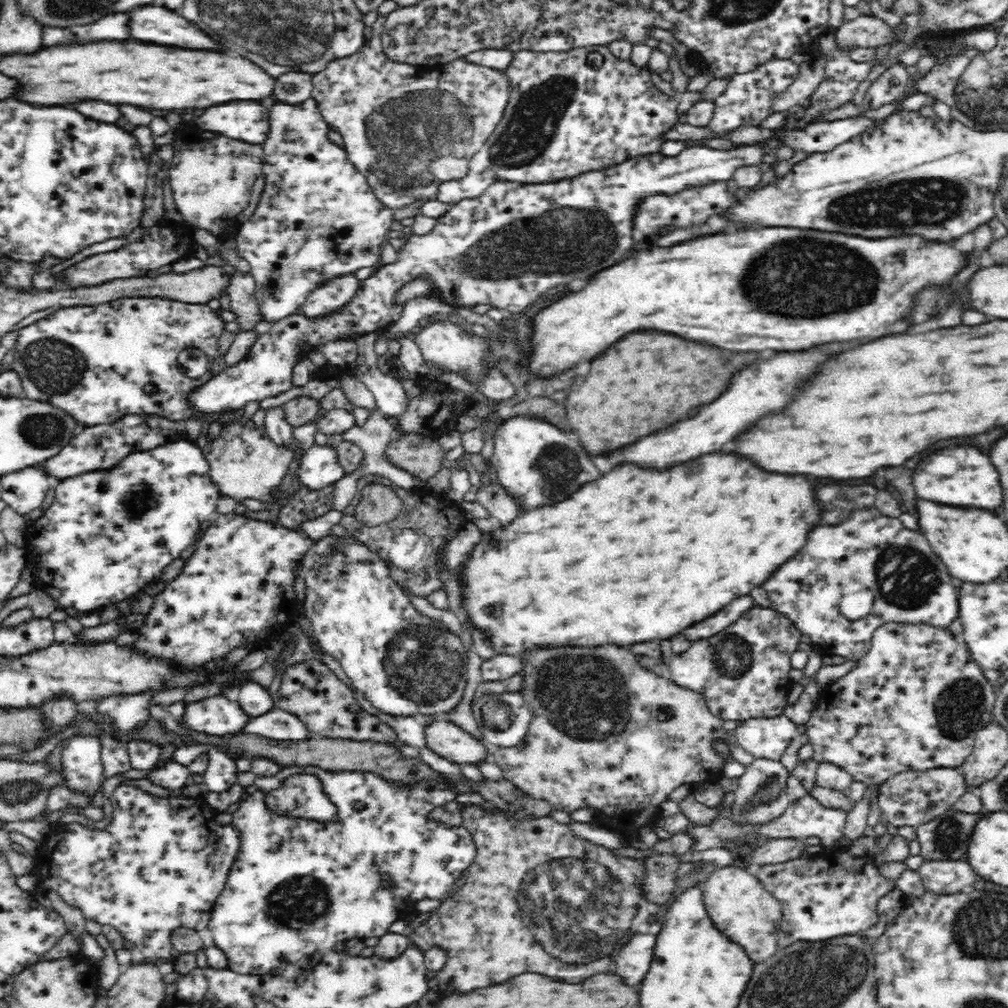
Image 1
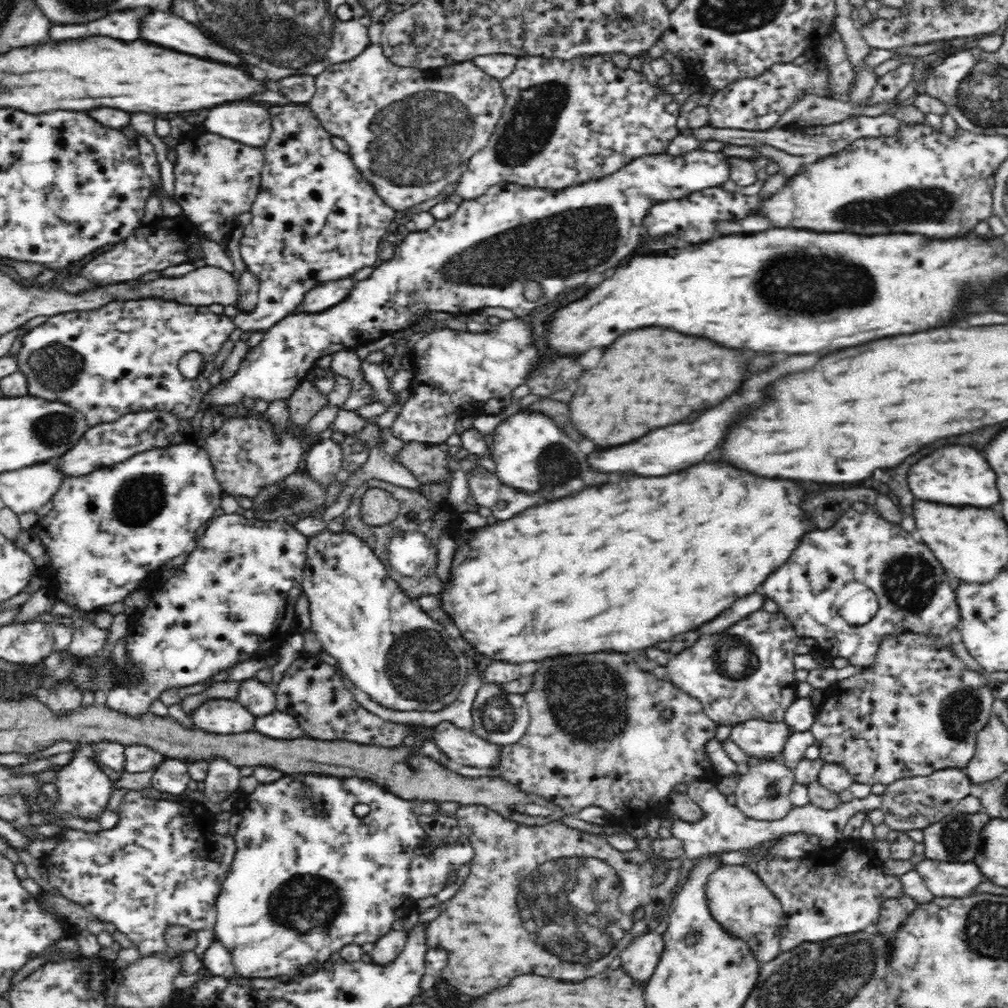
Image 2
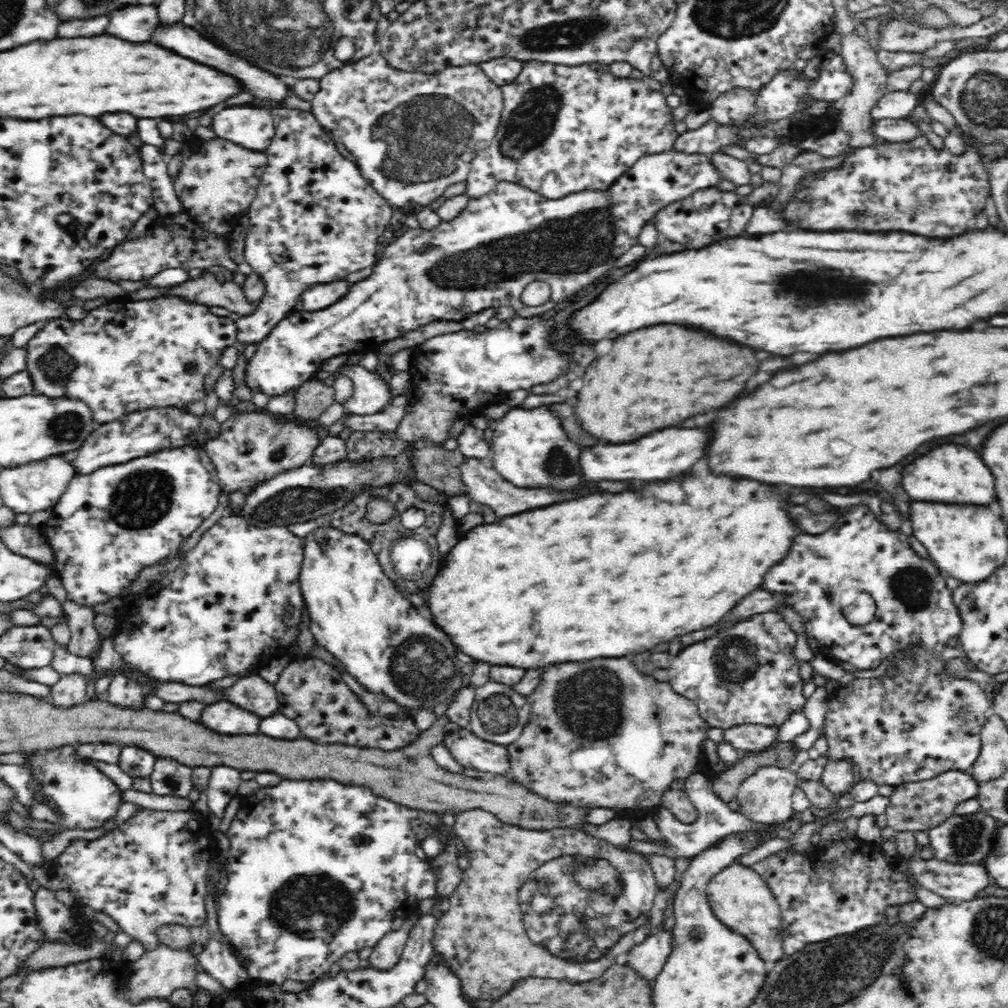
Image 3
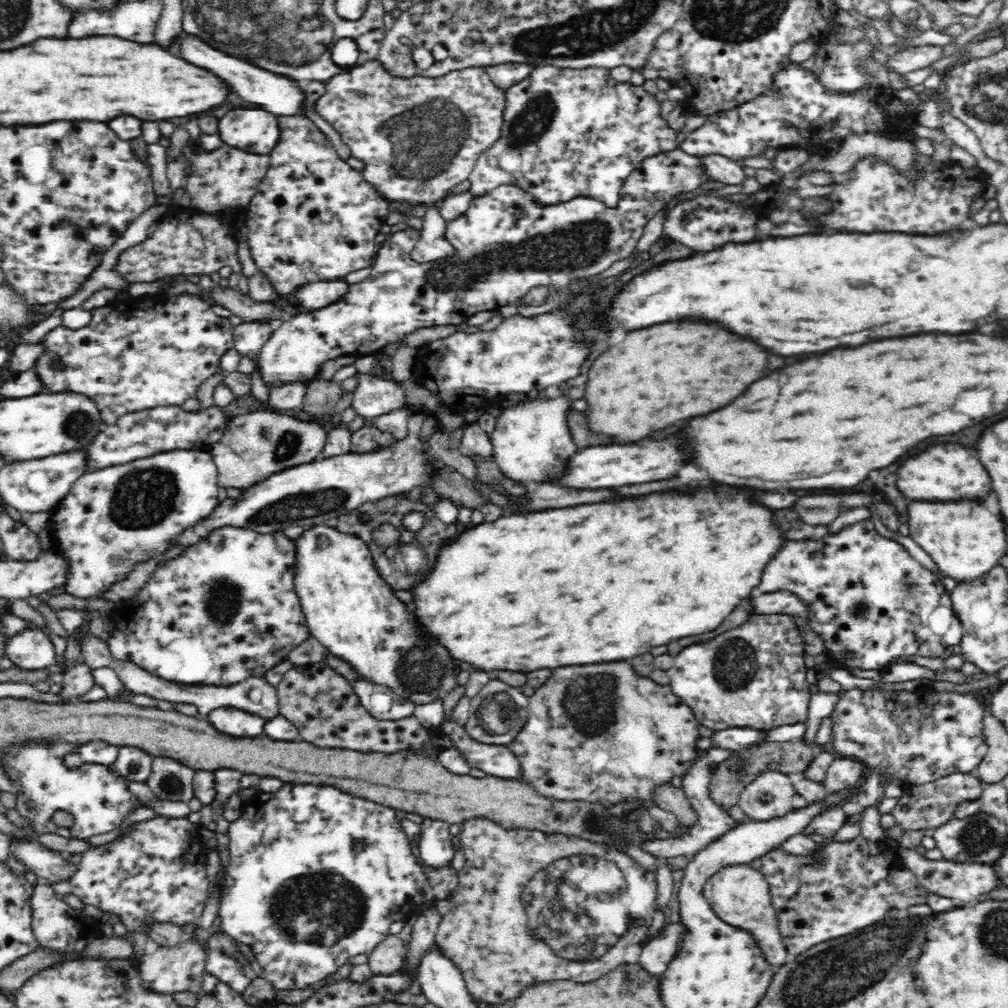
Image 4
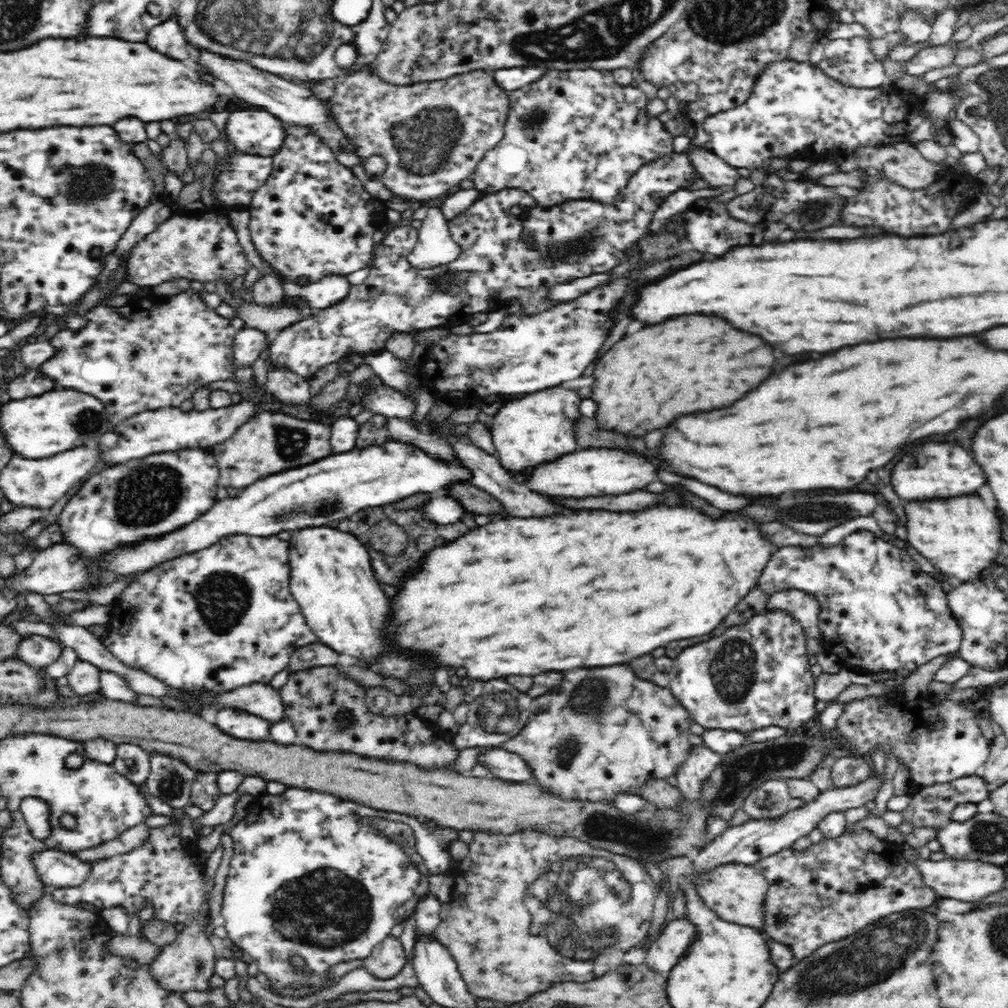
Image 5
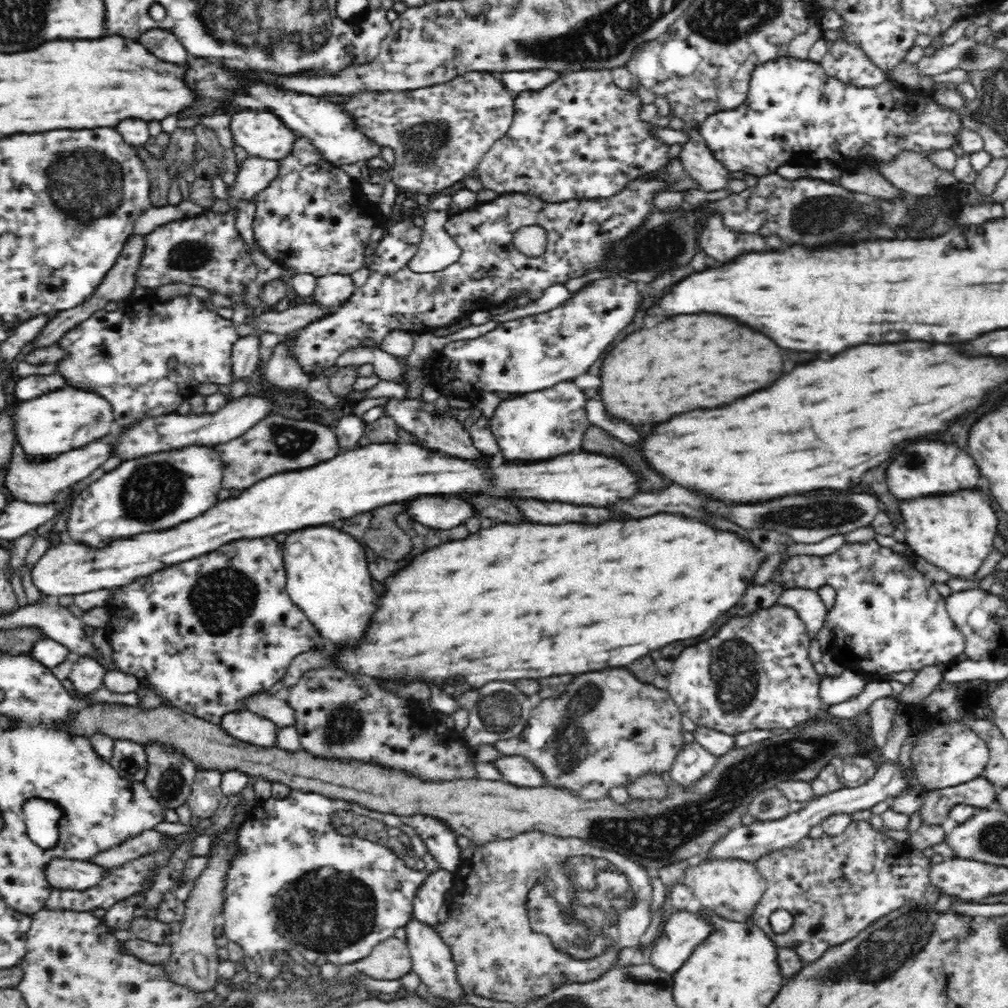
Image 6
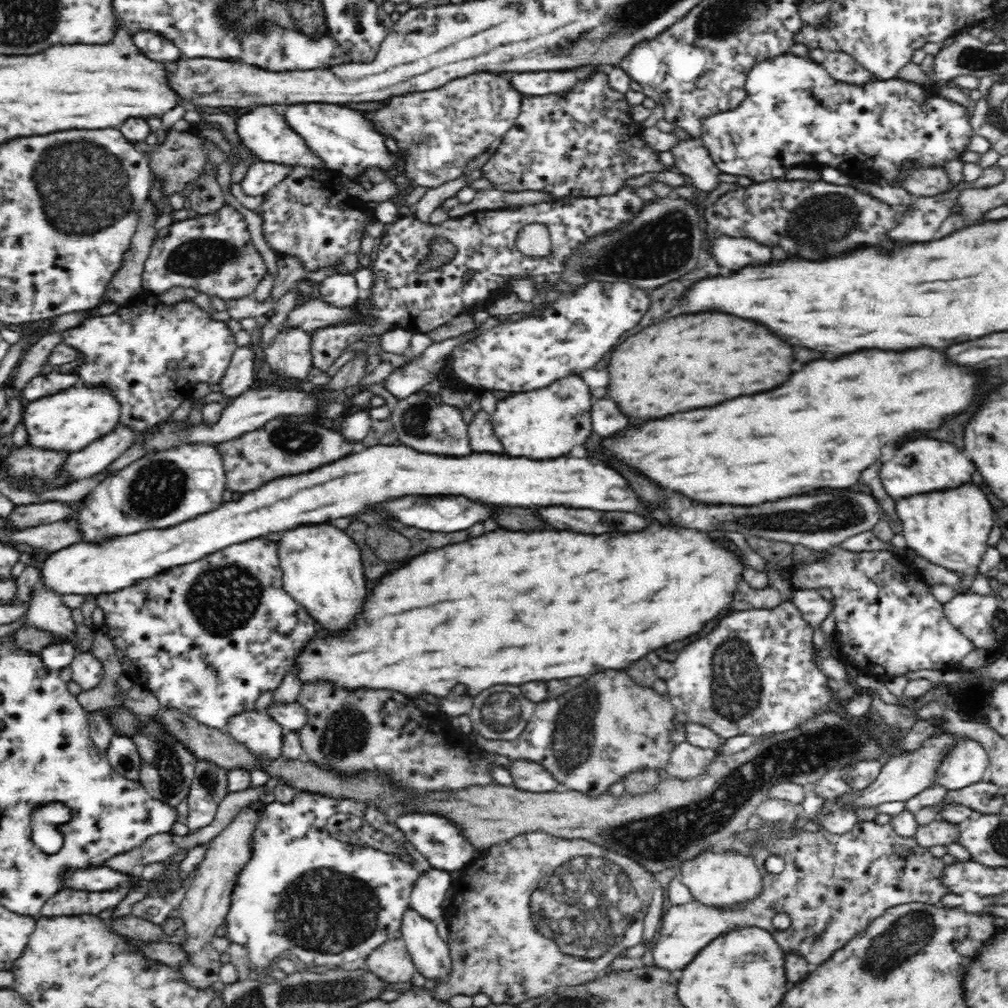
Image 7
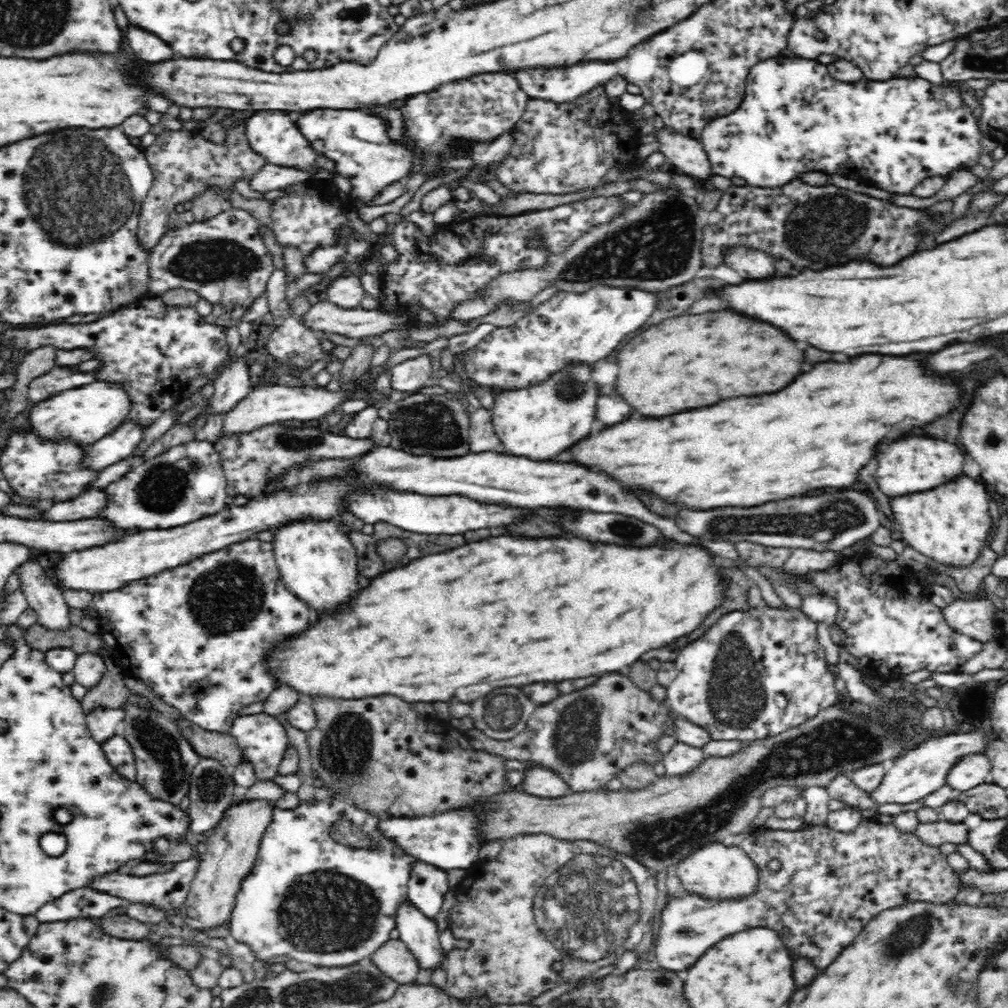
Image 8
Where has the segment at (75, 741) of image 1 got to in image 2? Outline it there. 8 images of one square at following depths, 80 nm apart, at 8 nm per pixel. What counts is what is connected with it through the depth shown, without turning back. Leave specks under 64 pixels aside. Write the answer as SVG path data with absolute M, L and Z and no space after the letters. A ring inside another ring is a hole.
M81 744L81 747L73 753L70 762L61 766L60 770L56 772L56 778L53 782L58 787L58 793L60 793L60 798L58 799L60 799L60 802L48 809L47 814L50 817L61 812L68 812L72 817L93 820L95 824L102 821L101 814L106 809L112 794L112 782L102 772L102 768L98 764L98 757L95 756L93 748L91 748L93 744Z

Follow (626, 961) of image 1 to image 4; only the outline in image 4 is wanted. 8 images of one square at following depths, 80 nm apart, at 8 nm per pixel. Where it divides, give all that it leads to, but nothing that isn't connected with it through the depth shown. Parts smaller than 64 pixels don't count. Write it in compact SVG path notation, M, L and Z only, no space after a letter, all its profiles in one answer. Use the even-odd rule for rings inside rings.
M667 922L655 936L642 943L637 964L652 976L662 974L678 950L682 931L681 924Z

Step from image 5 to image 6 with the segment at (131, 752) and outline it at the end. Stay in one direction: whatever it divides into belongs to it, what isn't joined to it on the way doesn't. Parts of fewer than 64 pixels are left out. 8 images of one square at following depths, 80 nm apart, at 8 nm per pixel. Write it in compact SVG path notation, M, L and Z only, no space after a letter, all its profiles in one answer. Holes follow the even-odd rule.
M114 740L114 754L109 763L122 778L134 782L143 782L148 774L144 747L129 740Z

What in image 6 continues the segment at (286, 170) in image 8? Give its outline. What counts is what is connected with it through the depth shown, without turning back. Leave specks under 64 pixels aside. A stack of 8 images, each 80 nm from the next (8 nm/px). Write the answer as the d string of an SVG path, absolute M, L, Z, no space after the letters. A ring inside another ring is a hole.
M257 156L244 158L240 162L238 174L234 184L226 188L226 196L230 200L255 201L258 192L262 192L266 185L274 180L278 172L278 161Z

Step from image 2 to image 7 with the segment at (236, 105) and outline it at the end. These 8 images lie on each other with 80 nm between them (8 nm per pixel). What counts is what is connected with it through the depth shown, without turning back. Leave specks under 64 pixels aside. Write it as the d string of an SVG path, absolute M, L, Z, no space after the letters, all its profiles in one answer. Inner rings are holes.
M254 108L248 114L242 114L236 118L236 132L239 142L256 159L264 162L275 162L283 165L299 164L314 169L325 169L323 160L311 152L305 140L292 128L288 127L286 119L274 114L274 108Z

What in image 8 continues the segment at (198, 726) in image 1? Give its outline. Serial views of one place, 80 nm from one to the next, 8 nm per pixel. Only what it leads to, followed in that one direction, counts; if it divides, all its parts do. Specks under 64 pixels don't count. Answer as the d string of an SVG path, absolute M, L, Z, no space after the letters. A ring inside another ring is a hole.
M264 712L258 714L246 714L234 718L231 724L230 734L236 738L237 745L243 748L247 762L252 765L256 780L266 782L273 780L278 773L280 761L283 759L286 747L289 745L287 730L278 718Z

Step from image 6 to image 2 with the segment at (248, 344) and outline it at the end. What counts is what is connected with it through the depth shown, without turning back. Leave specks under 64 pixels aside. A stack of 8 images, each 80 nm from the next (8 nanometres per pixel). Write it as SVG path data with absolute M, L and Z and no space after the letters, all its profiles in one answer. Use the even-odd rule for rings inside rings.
M300 103L289 105L271 105L269 108L272 132L270 133L267 143L263 147L263 165L261 168L261 184L259 194L251 207L252 219L242 234L240 240L240 256L250 271L259 282L258 302L252 314L239 313L229 319L234 323L236 328L242 331L244 337L248 337L251 333L266 332L271 326L274 326L281 318L291 315L293 312L299 311L300 304L306 296L307 292L316 288L320 283L329 280L338 280L342 277L352 277L354 272L362 270L367 266L376 264L379 259L378 244L382 238L384 239L392 229L394 229L393 221L396 218L397 211L384 204L382 199L372 188L372 185L364 178L364 175L355 167L353 160L348 153L340 152L336 149L331 141L331 134L328 133L318 119L318 115L312 111L309 103Z

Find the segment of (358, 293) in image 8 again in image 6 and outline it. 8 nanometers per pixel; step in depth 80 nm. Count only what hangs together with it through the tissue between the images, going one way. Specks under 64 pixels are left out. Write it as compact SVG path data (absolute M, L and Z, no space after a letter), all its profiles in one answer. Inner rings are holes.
M326 275L316 279L312 303L320 308L332 309L350 298L356 286L350 275Z

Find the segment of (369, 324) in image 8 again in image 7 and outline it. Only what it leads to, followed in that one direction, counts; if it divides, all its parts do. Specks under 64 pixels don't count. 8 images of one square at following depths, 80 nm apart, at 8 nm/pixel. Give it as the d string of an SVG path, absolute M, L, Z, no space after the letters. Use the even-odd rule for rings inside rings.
M312 299L305 304L297 305L292 312L288 312L281 328L299 328L308 333L314 329L343 321L354 316L350 307L338 308L326 304L322 299Z

